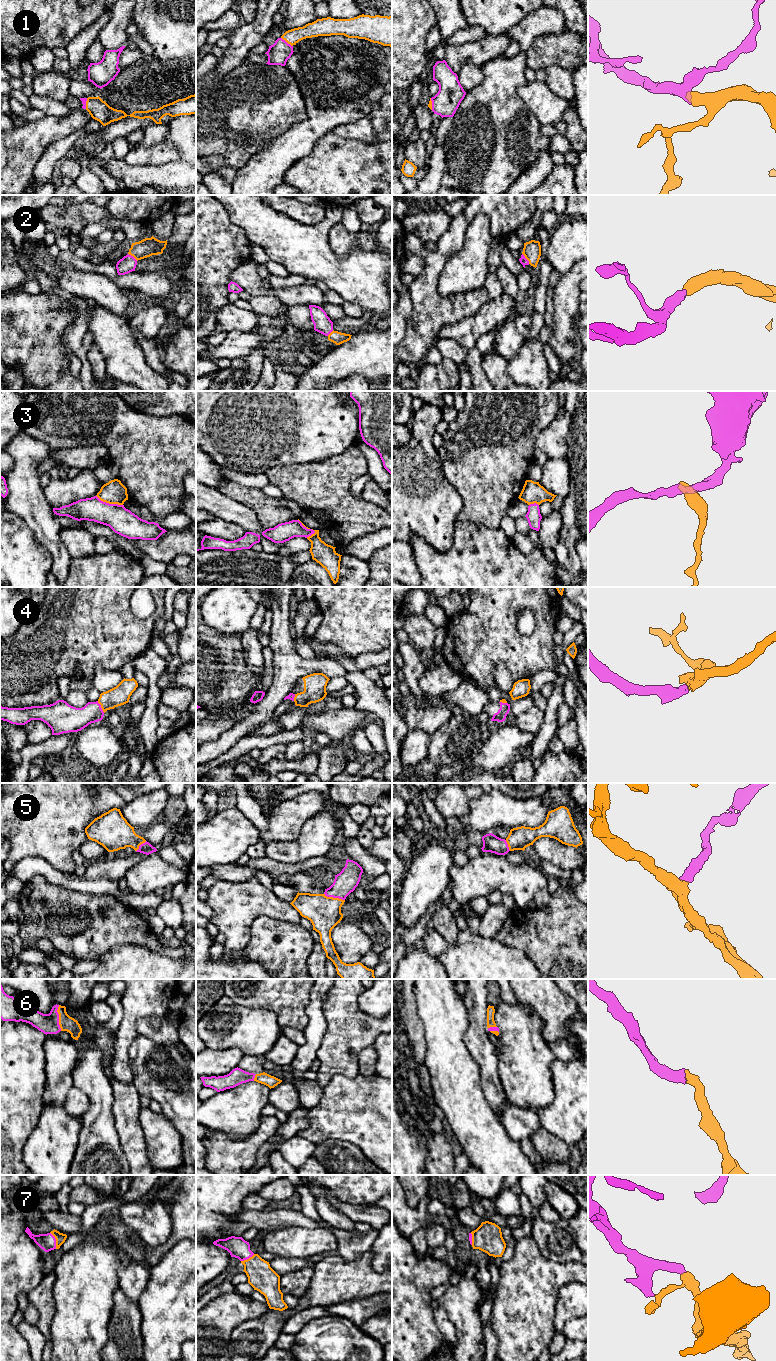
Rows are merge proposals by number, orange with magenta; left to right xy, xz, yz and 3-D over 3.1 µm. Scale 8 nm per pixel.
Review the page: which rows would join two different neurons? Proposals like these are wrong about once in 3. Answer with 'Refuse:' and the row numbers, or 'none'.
Refuse: 3

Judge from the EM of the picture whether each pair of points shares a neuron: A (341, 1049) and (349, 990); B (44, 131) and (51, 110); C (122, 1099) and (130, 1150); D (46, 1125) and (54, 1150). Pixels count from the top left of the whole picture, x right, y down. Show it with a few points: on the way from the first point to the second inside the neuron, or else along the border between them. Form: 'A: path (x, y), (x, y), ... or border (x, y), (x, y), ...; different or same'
A: path (343, 1034), (343, 1005); same
B: border (71, 111), (62, 116), (47, 116); different
C: path (126, 1112), (130, 1137); same
D: path (52, 1131), (54, 1133), (54, 1144); same

